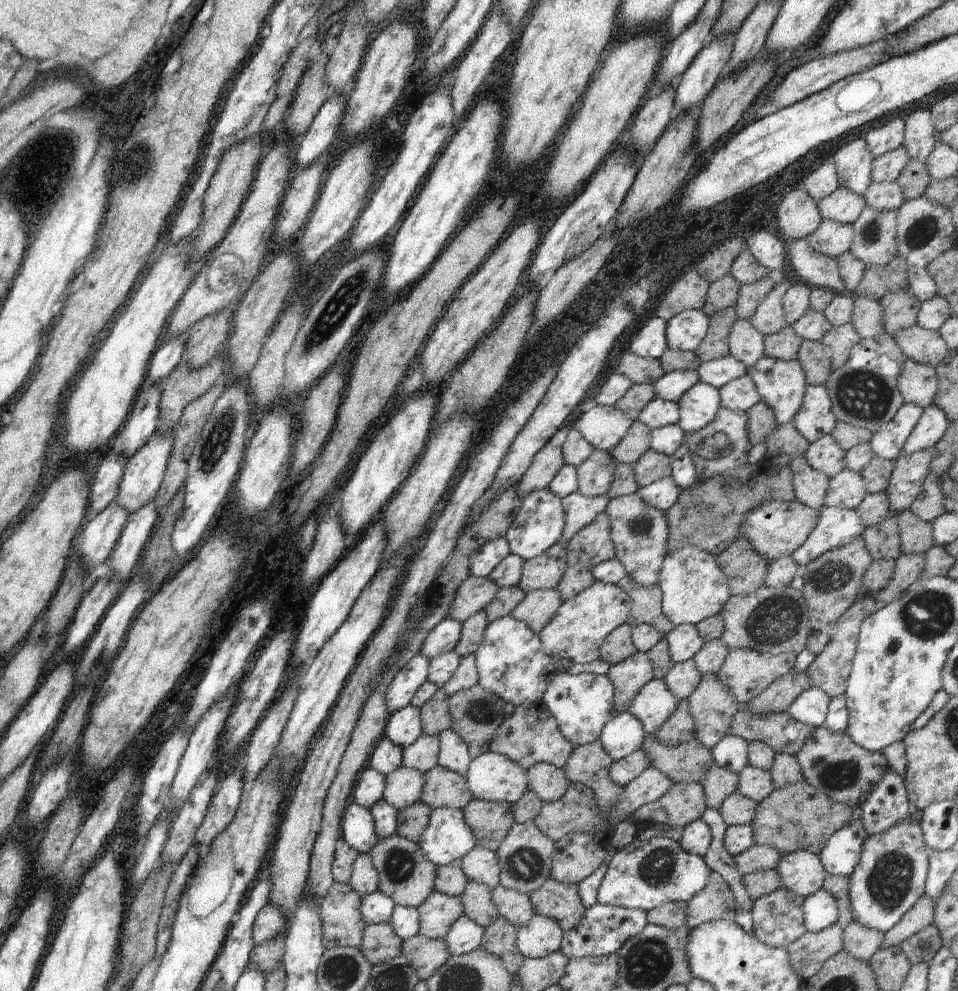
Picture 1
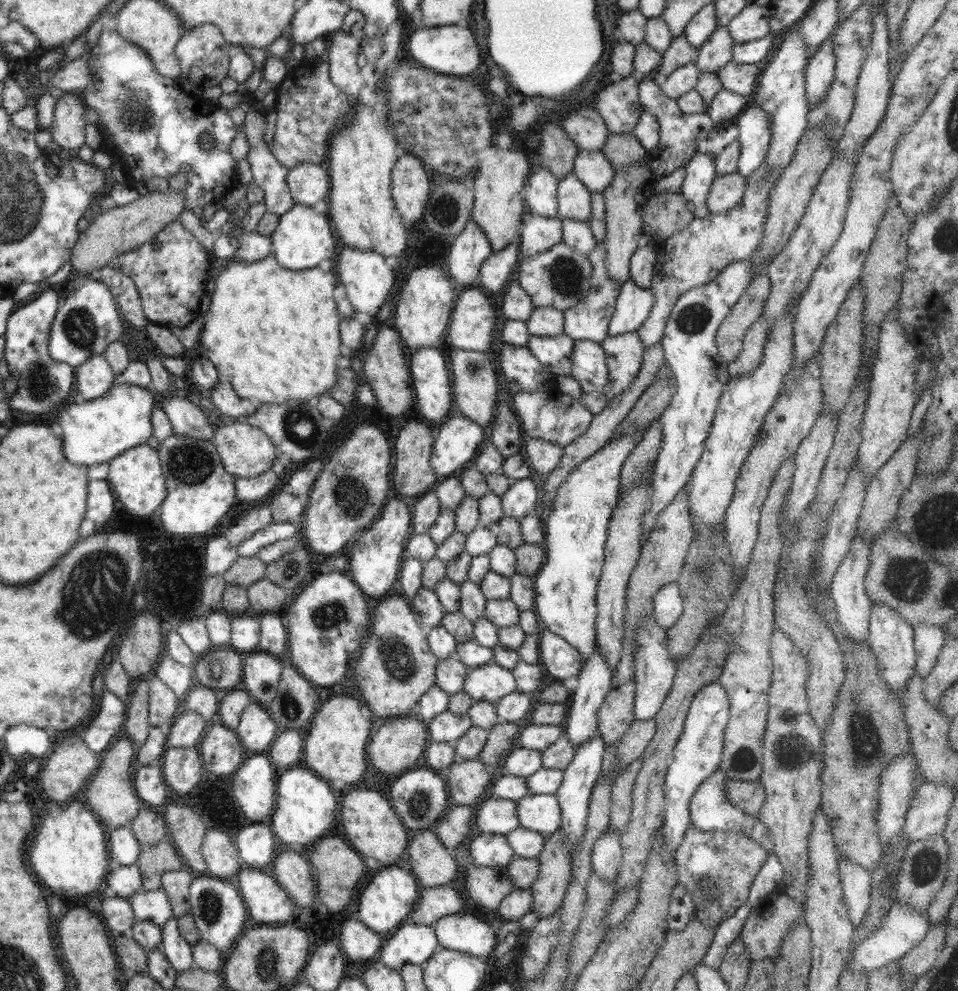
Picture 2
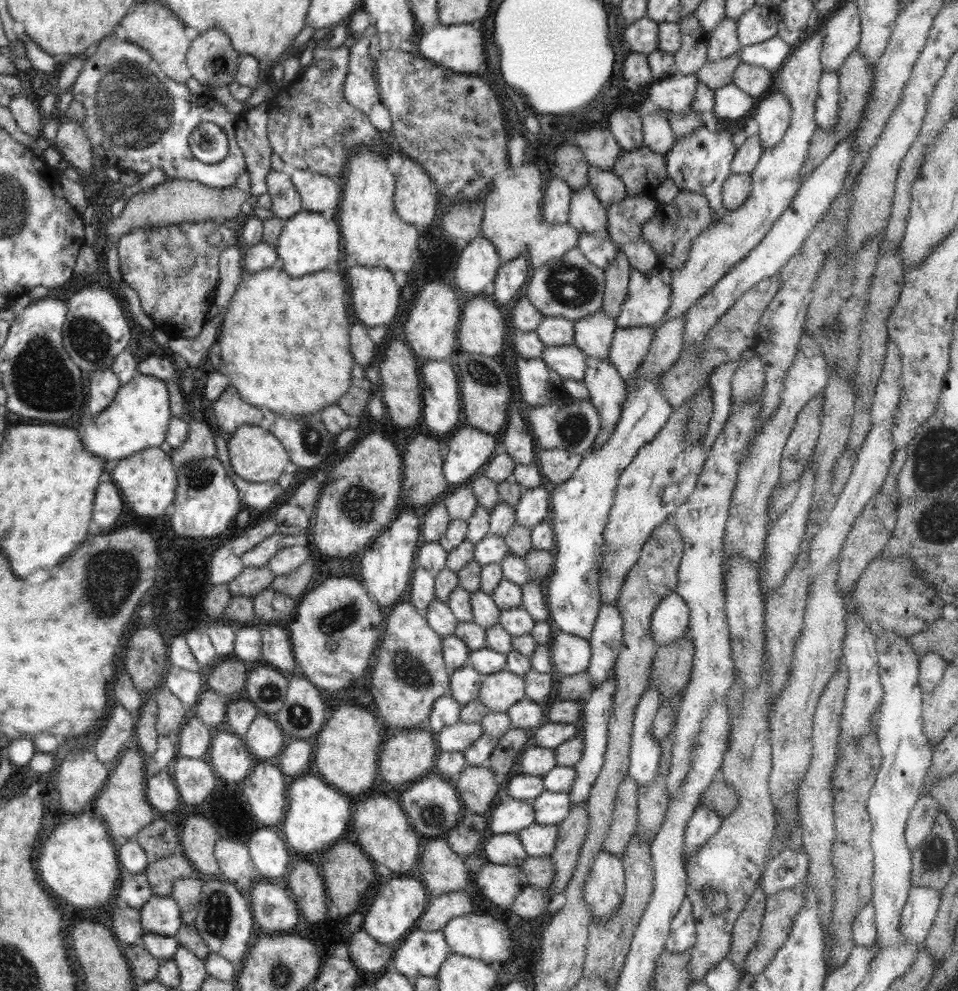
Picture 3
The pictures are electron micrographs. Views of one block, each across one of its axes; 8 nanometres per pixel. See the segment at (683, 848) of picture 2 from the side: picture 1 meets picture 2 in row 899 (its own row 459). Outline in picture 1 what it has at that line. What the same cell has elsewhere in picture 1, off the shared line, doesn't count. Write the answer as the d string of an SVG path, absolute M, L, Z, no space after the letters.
M721 406L716 413L716 418L708 426L690 435L687 446L699 480L708 480L710 476L720 476L720 474L726 474L730 470L744 466L748 463L748 452L753 447L748 438L746 412L731 411Z

